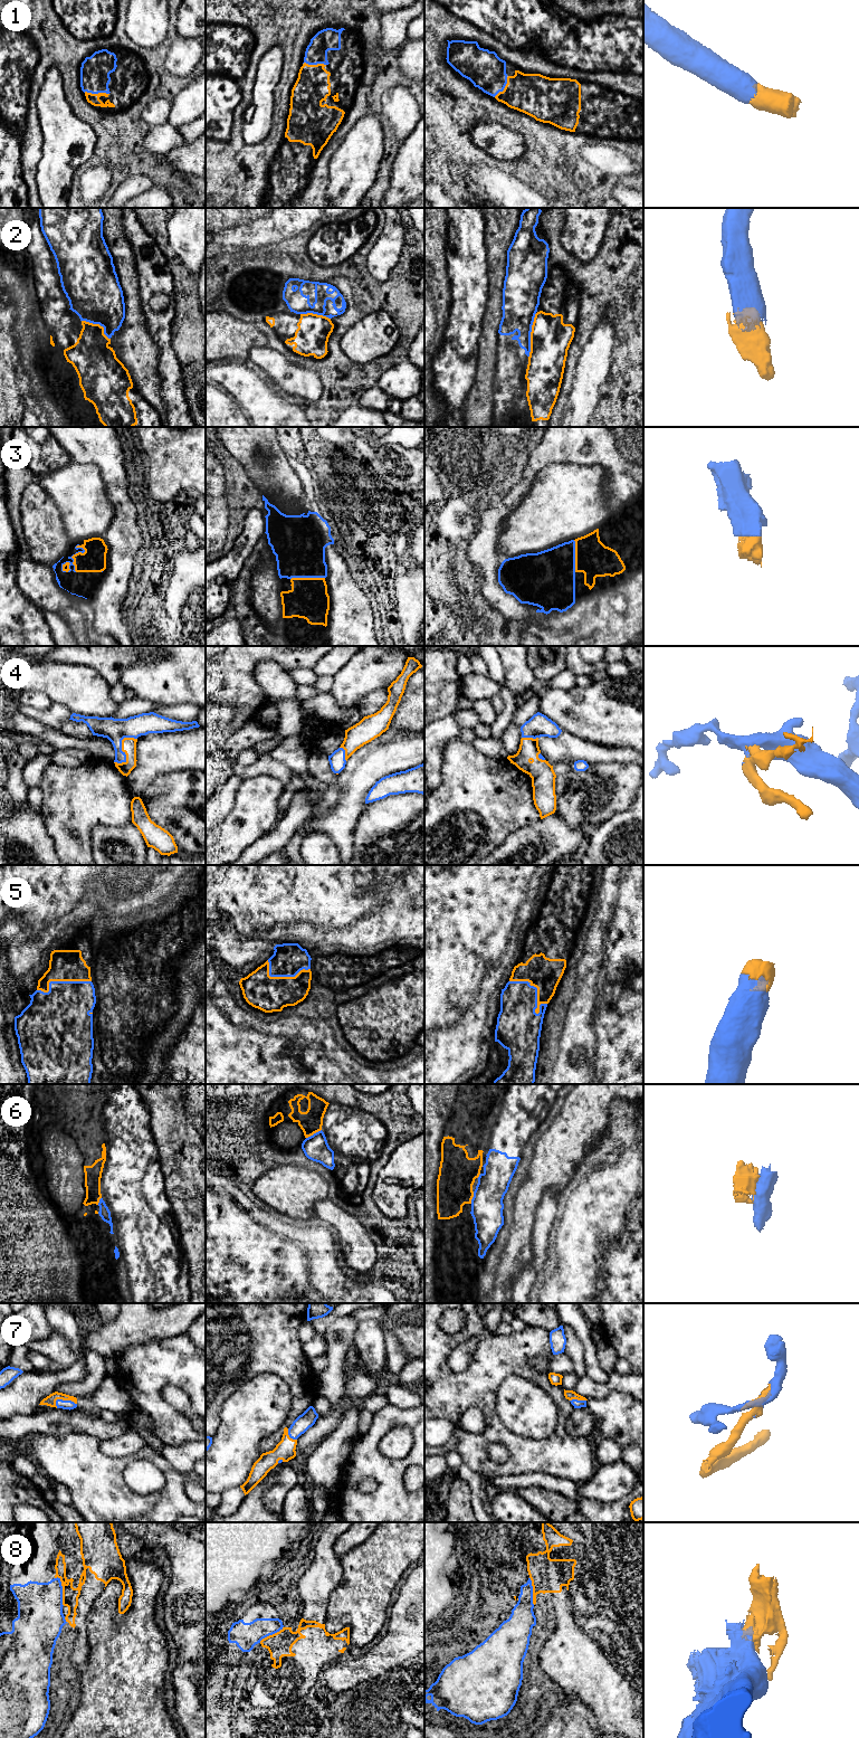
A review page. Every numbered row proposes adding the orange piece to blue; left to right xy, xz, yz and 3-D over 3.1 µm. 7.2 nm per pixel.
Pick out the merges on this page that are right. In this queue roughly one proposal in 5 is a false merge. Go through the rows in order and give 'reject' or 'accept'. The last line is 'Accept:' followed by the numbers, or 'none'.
1: accept
2: reject
3: accept
4: accept
5: accept
6: reject
7: accept
8: reject
Accept: 1, 3, 4, 5, 7

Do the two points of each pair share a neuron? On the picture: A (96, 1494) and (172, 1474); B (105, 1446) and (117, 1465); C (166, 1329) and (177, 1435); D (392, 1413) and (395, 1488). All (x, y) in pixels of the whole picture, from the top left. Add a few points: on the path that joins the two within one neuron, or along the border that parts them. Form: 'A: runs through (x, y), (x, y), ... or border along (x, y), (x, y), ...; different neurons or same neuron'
A: runs through (118, 1502), (156, 1502), (162, 1497); same neuron
B: border along (98, 1443), (112, 1456), (137, 1451); different neurons
C: border along (185, 1331), (175, 1336), (142, 1342); different neurons
D: runs through (376, 1432), (373, 1435), (373, 1461), (381, 1469); same neuron

